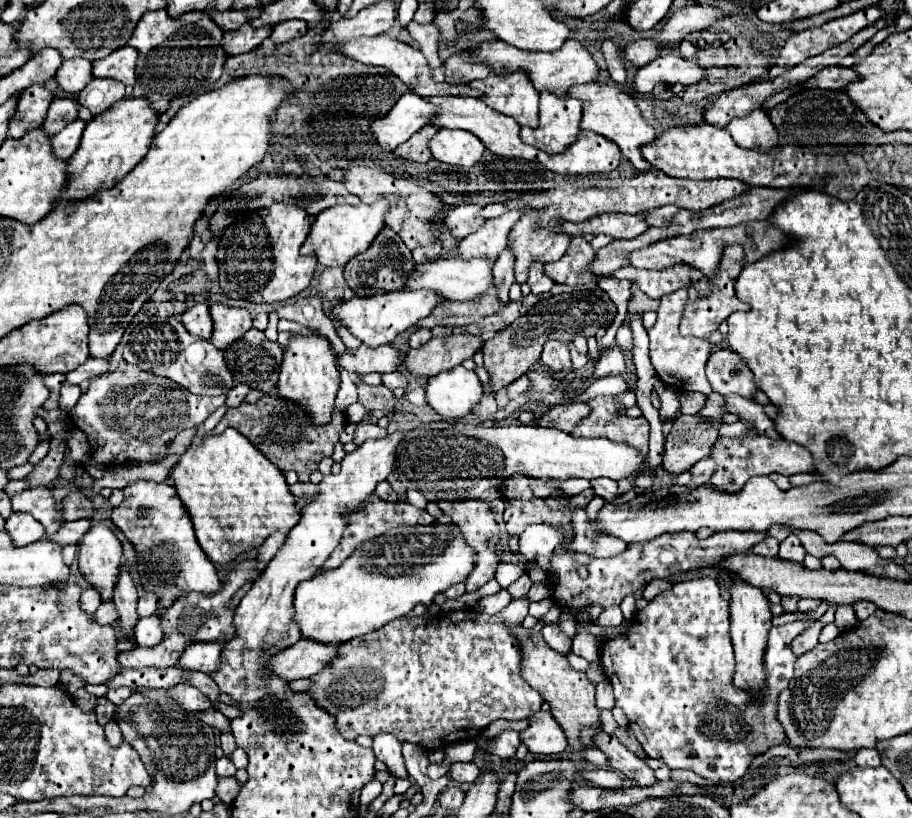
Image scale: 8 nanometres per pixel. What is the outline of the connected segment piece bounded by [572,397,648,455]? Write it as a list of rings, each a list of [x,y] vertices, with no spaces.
[[[596,397],[588,401],[592,413],[580,421],[572,431],[576,437],[606,437],[612,441],[628,443],[640,453],[648,453],[648,421],[644,417],[630,419],[626,415],[616,415],[614,397]]]

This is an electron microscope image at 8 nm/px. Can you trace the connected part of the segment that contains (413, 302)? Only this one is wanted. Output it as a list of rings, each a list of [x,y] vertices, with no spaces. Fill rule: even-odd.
[[[402,289],[402,291],[390,291],[380,293],[374,297],[354,297],[350,301],[344,301],[334,307],[334,315],[352,331],[354,337],[358,337],[368,347],[378,347],[392,343],[394,337],[412,325],[416,325],[420,319],[428,317],[436,305],[440,305],[444,299],[438,297],[430,289]]]

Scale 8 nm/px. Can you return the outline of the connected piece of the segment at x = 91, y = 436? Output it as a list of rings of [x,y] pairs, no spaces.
[[[122,361],[114,373],[110,371],[90,381],[88,391],[80,395],[70,417],[74,427],[86,433],[98,463],[122,465],[160,459],[166,453],[166,445],[182,429],[202,425],[224,403],[224,393],[218,397],[196,397],[170,379],[146,373]]]

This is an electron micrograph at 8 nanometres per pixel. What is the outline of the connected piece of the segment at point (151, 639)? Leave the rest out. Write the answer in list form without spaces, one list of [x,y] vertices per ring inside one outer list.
[[[156,615],[150,617],[142,617],[136,627],[134,627],[134,639],[140,647],[152,647],[156,643],[160,643],[162,639],[162,629],[160,629],[160,621]]]

